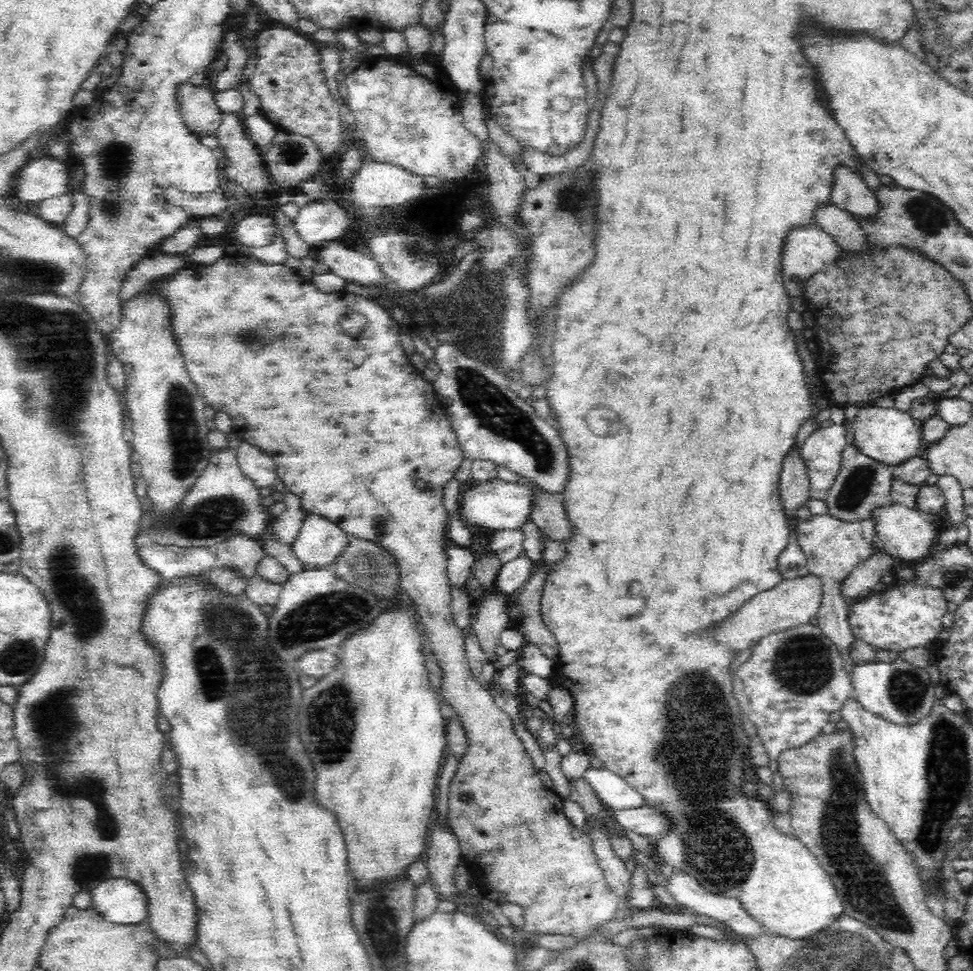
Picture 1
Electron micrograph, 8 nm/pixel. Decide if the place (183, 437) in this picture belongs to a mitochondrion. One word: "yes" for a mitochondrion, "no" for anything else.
yes

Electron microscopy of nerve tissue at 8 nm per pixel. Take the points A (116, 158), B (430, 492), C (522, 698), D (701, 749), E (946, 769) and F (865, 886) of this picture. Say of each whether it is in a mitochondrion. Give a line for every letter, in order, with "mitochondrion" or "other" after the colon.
A: mitochondrion
B: other
C: other
D: mitochondrion
E: mitochondrion
F: mitochondrion

